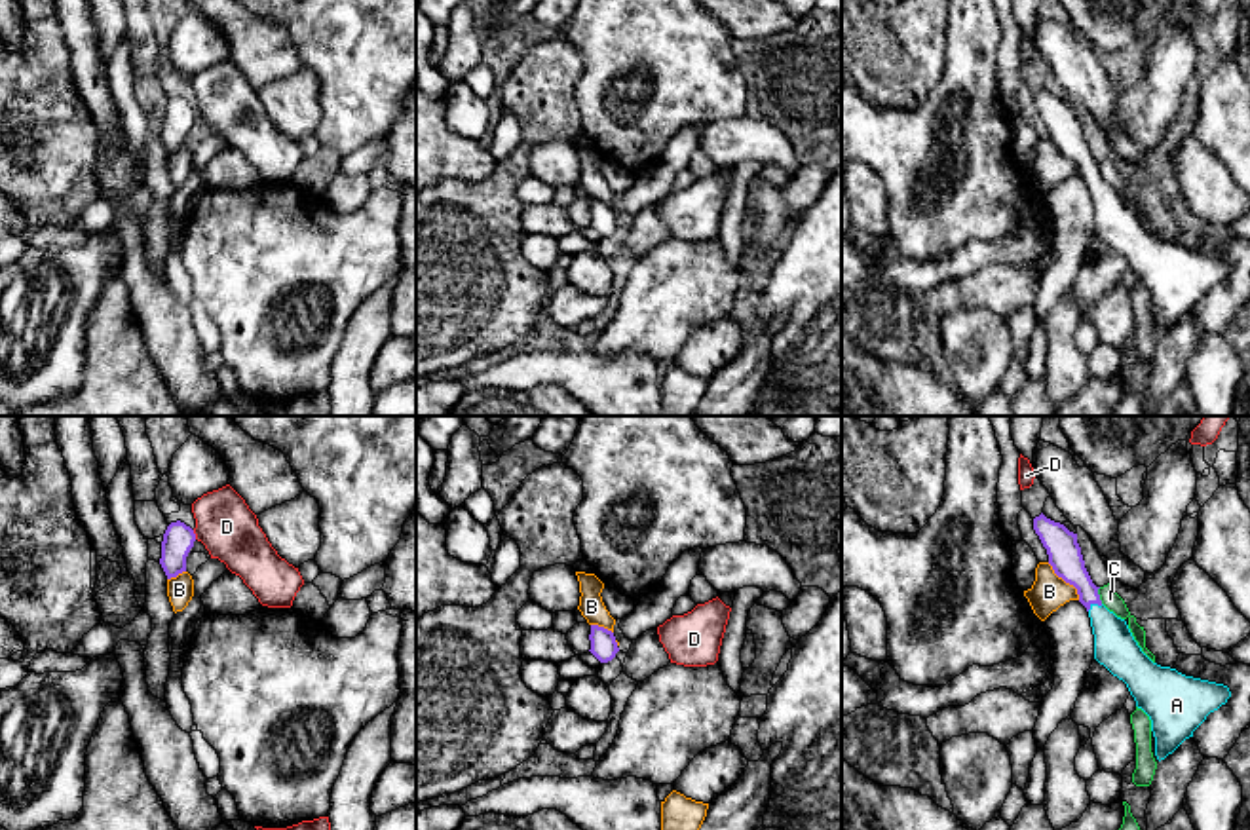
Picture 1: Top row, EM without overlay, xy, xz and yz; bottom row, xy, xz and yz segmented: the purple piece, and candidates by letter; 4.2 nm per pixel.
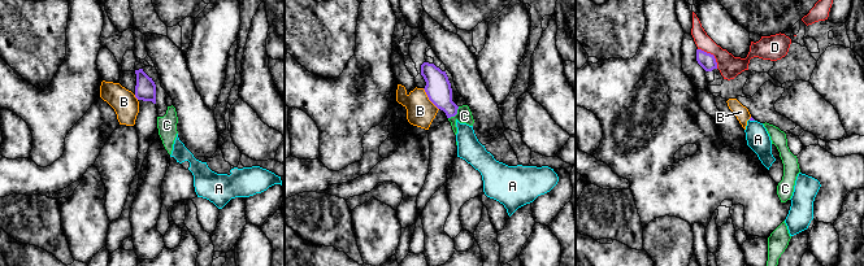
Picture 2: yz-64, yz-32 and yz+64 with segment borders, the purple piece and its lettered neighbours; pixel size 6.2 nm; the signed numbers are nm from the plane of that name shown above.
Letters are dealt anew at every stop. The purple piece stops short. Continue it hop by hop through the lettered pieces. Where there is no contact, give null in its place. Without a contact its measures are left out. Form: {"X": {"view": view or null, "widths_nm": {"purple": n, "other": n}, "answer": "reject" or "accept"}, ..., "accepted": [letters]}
{"A": {"view": "yz", "widths_nm": {"purple": 140, "other": 180}, "answer": "accept"}, "B": {"view": "yz", "widths_nm": {"purple": 140, "other": 150}, "answer": "reject"}, "C": {"view": "yz", "widths_nm": {"purple": 140, "other": 80}, "answer": "reject"}, "D": {"view": "xy", "widths_nm": {"purple": 130, "other": 240}, "answer": "reject"}, "accepted": ["A"]}

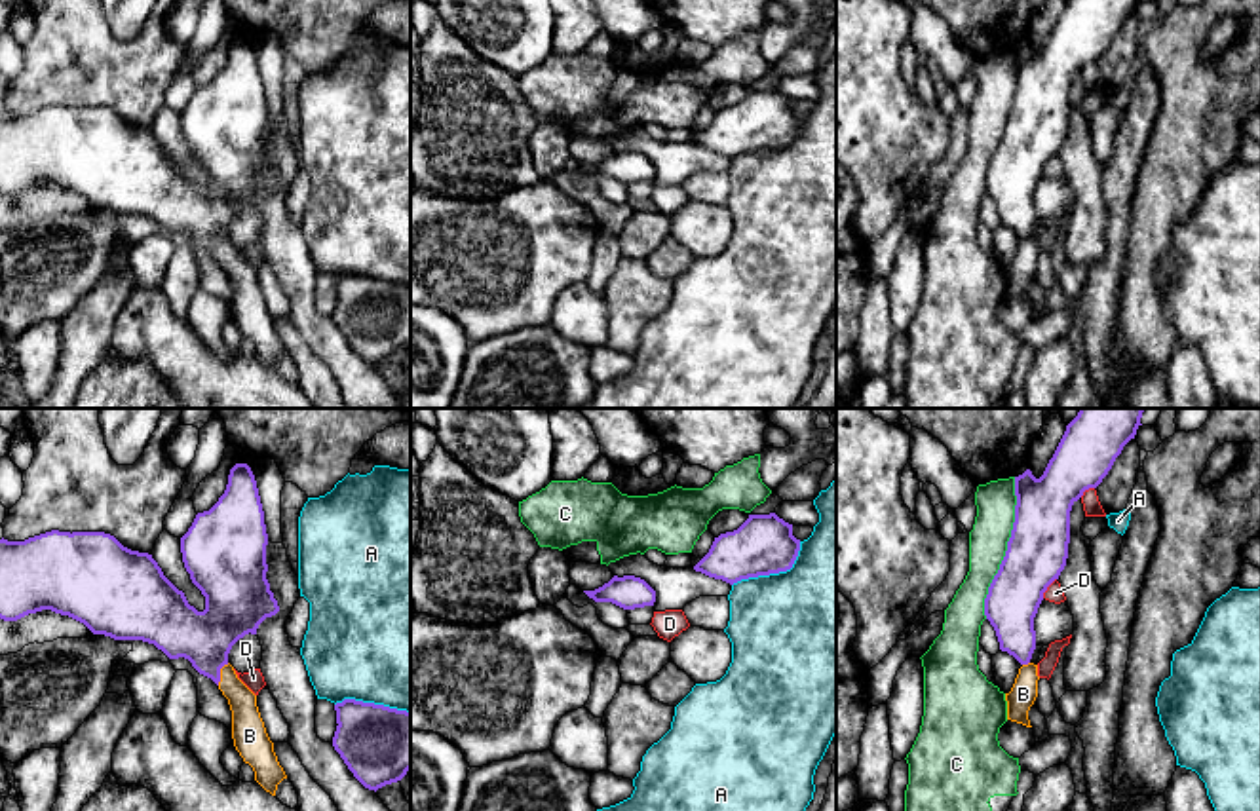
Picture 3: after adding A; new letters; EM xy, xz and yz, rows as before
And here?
{"A": {"view": "xz", "widths_nm": {"purple": 260, "other": 480}, "answer": "reject"}, "B": {"view": "xy", "widths_nm": {"purple": 220, "other": 130}, "answer": "accept"}, "C": {"view": "yz", "widths_nm": {"purple": 260, "other": 170}, "answer": "reject"}, "D": {"view": "yz", "widths_nm": {"purple": 260, "other": 80}, "answer": "reject"}, "accepted": ["B"]}

